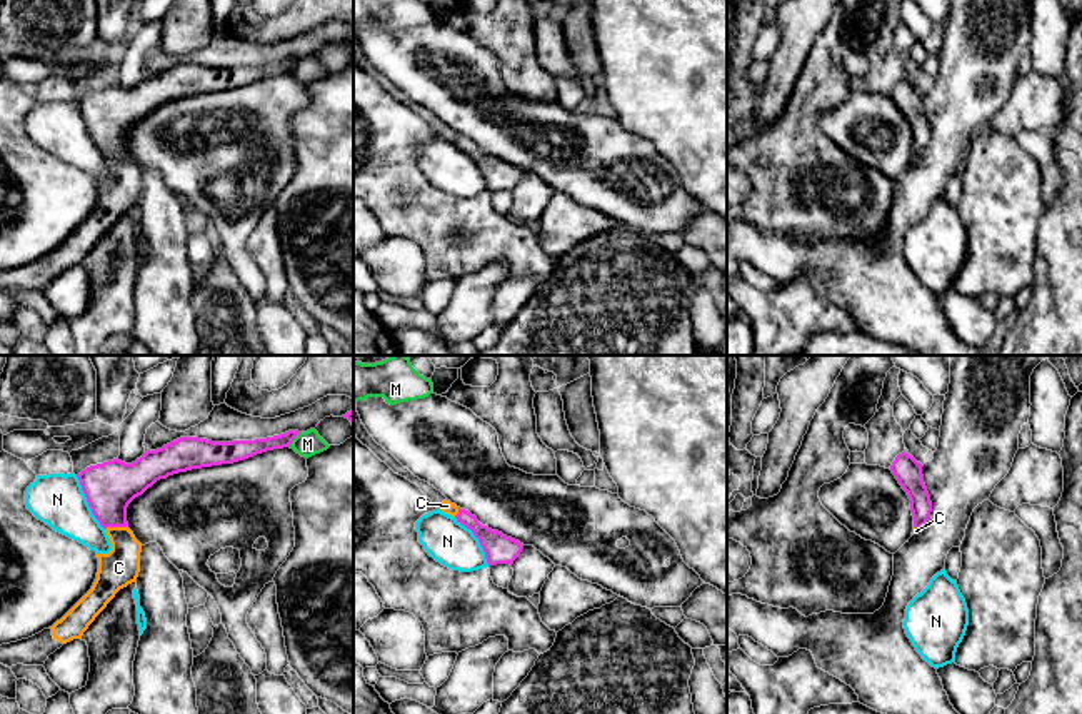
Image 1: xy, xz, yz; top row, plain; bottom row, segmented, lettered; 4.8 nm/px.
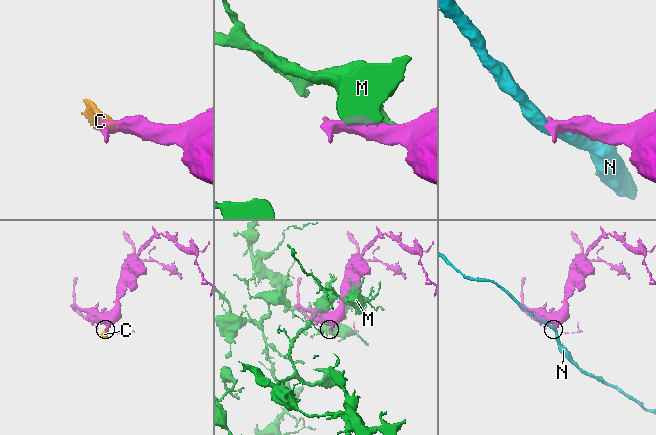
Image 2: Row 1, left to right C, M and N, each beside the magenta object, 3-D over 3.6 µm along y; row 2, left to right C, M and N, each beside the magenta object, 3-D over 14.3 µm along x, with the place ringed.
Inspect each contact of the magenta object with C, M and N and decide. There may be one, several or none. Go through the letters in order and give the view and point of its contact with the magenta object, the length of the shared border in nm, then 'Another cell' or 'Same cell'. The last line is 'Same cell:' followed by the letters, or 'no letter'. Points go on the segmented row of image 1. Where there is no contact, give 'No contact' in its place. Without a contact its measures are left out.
C: Touches magenta at xy (115, 526). Shared border 110 nm. Same cell
M: Touches magenta at xy (294, 437). Shared border 90 nm. Another cell
N: Touches magenta at xz (479, 541). Shared border 300 nm. Another cell
Same cell: C

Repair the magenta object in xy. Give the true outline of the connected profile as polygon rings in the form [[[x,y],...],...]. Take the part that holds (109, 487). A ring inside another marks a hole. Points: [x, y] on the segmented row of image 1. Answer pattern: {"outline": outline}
{"outline": [[[288,430],[267,439],[232,442],[180,437],[162,449],[147,450],[132,464],[113,459],[82,470],[77,477],[92,514],[110,539],[112,551],[97,554],[98,572],[92,589],[60,621],[28,639],[0,646],[0,664],[43,666],[63,644],[82,639],[115,594],[137,581],[142,544],[127,522],[127,507],[135,497],[157,480],[178,472],[233,464],[267,450],[290,447],[298,434]]]}

